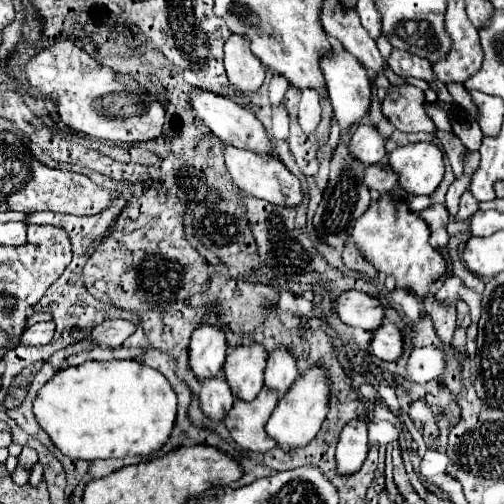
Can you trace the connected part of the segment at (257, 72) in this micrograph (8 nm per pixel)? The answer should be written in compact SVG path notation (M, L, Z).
M230 35L224 45L224 67L228 81L240 93L254 93L264 83L264 67L252 55L250 43L238 35Z

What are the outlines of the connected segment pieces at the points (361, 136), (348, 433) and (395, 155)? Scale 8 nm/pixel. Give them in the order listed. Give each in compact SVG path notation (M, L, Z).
M358 125L350 137L348 153L362 165L374 165L386 157L386 139L372 125Z
M350 421L336 445L336 475L350 477L360 471L368 453L368 429L364 421Z
M412 143L412 145L396 147L394 151L388 153L388 163L390 163L392 171L398 175L398 185L408 195L432 195L444 177L442 153L432 143Z

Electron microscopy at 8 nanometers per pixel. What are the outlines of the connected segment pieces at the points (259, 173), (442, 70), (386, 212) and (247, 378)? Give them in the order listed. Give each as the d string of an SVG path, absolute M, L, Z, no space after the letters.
M224 145L222 153L224 153L226 169L232 175L232 181L236 183L236 187L244 189L244 193L266 199L274 205L288 205L288 207L298 205L302 201L302 191L300 191L298 179L278 159L274 159L270 155L248 151L248 149L238 149L234 145Z
M444 19L444 29L452 41L452 49L444 59L438 59L432 63L432 71L442 83L464 83L482 67L482 61L484 61L482 45L476 41L476 29L472 29L468 19Z
M382 195L378 199L378 205L370 207L366 215L358 219L350 239L378 273L382 273L384 277L394 277L396 289L408 289L412 295L424 299L428 297L432 283L444 277L450 269L450 263L442 257L442 253L430 247L428 237L430 231L426 223L418 215L410 213L404 201Z
M260 345L232 349L222 369L232 395L242 401L254 401L264 385L264 367L266 351Z

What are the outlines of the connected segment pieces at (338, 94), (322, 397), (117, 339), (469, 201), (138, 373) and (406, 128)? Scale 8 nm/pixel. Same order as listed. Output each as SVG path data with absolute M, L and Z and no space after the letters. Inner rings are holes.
M342 51L342 53L334 53L332 57L324 57L320 61L320 69L326 77L326 87L328 87L328 95L334 107L334 117L338 121L338 125L342 129L350 129L354 125L358 125L370 111L370 101L372 101L372 83L370 77L366 73L366 69L362 67L362 63L358 63L358 59L354 59L350 53Z
M312 367L308 369L302 377L296 379L294 387L288 391L288 395L284 395L272 417L266 423L266 433L270 439L276 441L278 447L286 449L286 451L296 451L300 447L306 447L316 433L322 427L322 421L326 419L328 413L328 379L326 379L326 371Z
M106 319L88 335L88 341L98 347L120 347L134 333L134 325L122 319Z
M466 191L466 193L460 197L460 209L458 209L458 213L454 215L454 221L464 221L464 219L468 219L476 209L478 209L478 201L474 199L474 195L472 195L470 191Z
M134 359L86 361L58 371L36 395L34 417L70 459L124 459L160 449L176 421L176 393L168 379Z
M410 83L390 85L382 113L402 133L436 133L434 121L424 111L424 91Z

